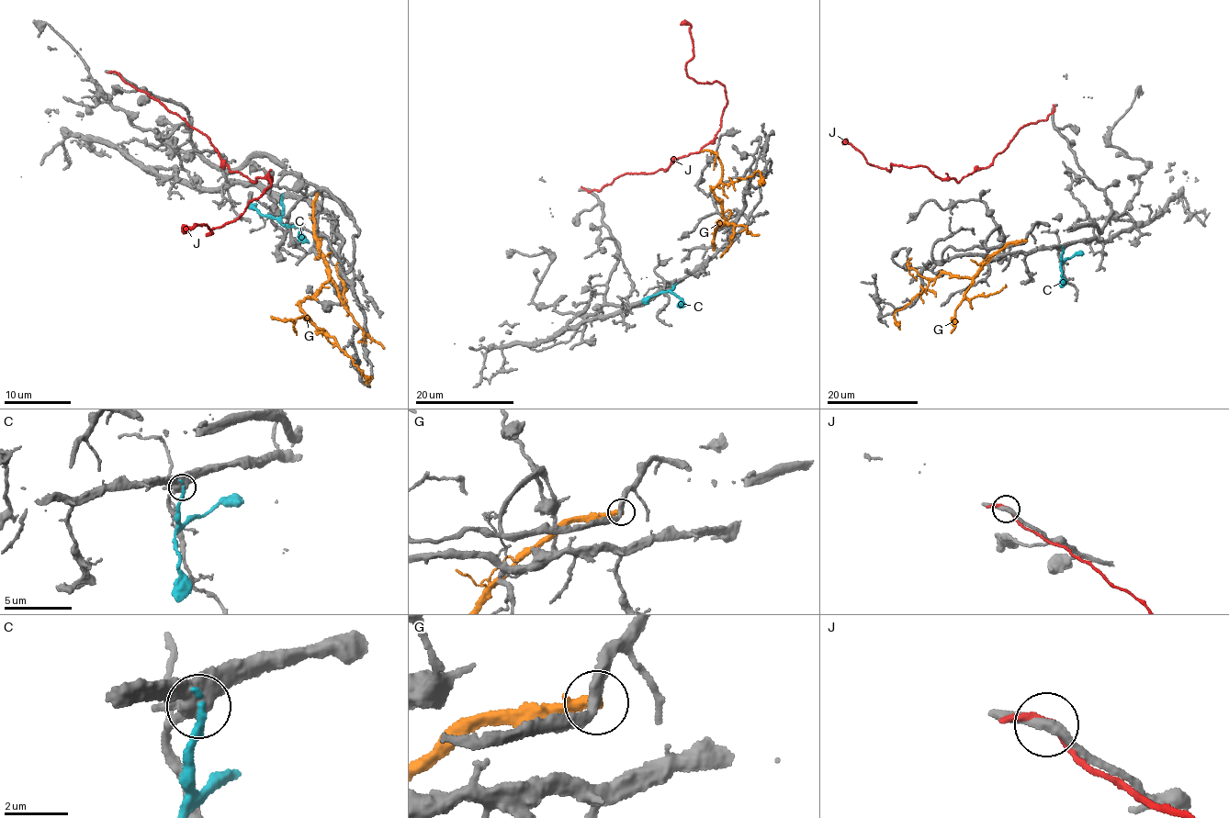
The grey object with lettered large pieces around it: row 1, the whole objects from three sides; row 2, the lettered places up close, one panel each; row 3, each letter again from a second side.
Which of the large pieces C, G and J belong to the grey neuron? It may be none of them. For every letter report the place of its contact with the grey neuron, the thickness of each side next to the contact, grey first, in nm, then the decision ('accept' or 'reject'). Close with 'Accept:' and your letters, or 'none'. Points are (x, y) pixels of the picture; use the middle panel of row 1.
C: contact (674, 285); calibres 550 and 320 nm; reject
G: contact (715, 250); calibres 320 and 360 nm; reject
J: contact (587, 190); calibres 320 and 220 nm; reject
Accept: none

